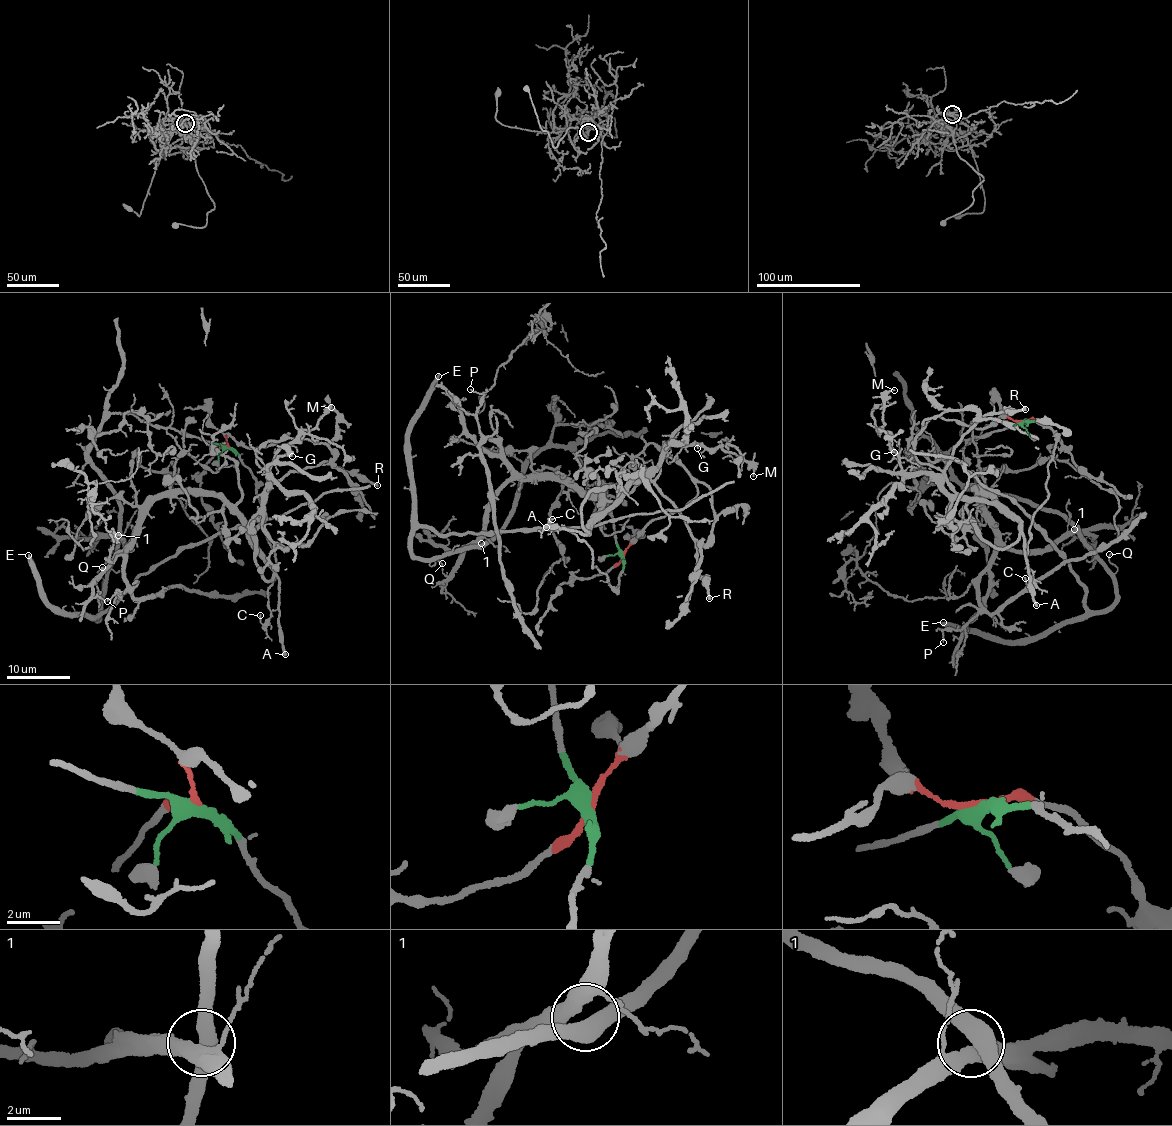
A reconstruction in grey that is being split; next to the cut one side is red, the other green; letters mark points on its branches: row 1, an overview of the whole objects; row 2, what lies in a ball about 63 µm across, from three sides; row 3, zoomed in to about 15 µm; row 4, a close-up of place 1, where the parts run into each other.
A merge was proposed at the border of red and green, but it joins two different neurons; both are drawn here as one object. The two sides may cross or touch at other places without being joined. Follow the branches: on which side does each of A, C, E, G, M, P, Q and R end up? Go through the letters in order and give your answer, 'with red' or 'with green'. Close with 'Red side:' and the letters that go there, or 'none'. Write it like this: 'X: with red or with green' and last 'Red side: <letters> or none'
A: with red
C: with green
E: with green
G: with red
M: with red
P: with red
Q: with green
R: with red
Red side: A, G, M, P, R

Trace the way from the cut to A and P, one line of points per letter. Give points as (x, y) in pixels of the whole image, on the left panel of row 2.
A: (228, 447), (229, 436), (252, 448), (289, 434), (260, 449), (272, 480), (253, 541), (278, 583), (286, 655)
P: (228, 447), (289, 434), (257, 452), (272, 480), (255, 527), (216, 495), (154, 501), (107, 601)

